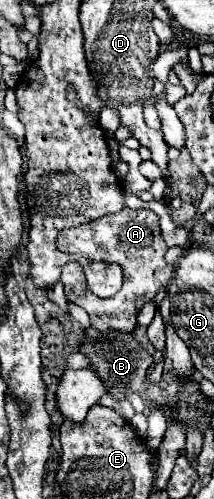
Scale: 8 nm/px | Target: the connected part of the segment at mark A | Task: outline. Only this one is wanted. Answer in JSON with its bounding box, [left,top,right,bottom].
[56,207,174,333]

